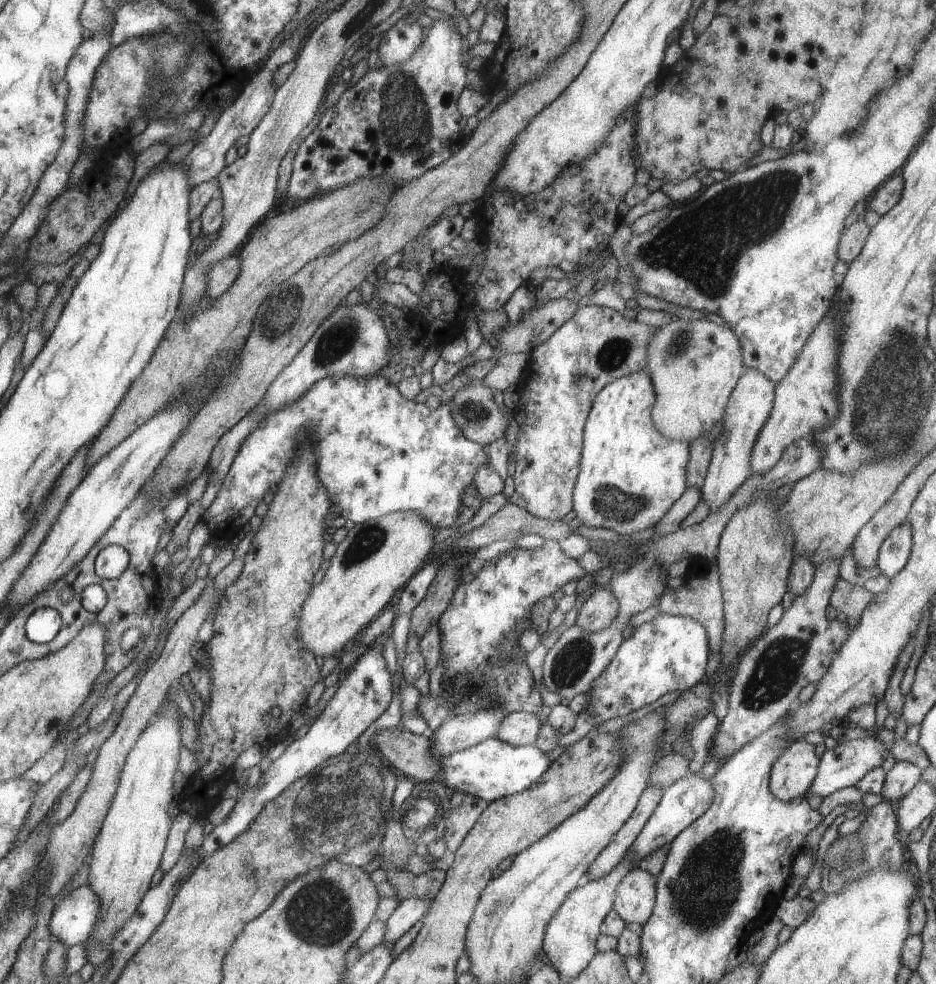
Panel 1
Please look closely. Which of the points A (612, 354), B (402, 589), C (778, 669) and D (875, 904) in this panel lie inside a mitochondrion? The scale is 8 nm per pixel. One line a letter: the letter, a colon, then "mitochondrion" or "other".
A: mitochondrion
B: other
C: mitochondrion
D: other

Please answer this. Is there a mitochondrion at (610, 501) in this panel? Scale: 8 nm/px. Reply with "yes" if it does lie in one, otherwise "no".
yes

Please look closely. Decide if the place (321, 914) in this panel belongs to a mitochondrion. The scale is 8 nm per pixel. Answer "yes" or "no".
yes

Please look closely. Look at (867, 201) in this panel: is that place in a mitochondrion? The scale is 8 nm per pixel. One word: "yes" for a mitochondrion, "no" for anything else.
no

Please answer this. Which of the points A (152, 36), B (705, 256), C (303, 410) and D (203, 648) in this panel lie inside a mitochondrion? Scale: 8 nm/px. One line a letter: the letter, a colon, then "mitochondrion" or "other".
A: other
B: mitochondrion
C: other
D: other

